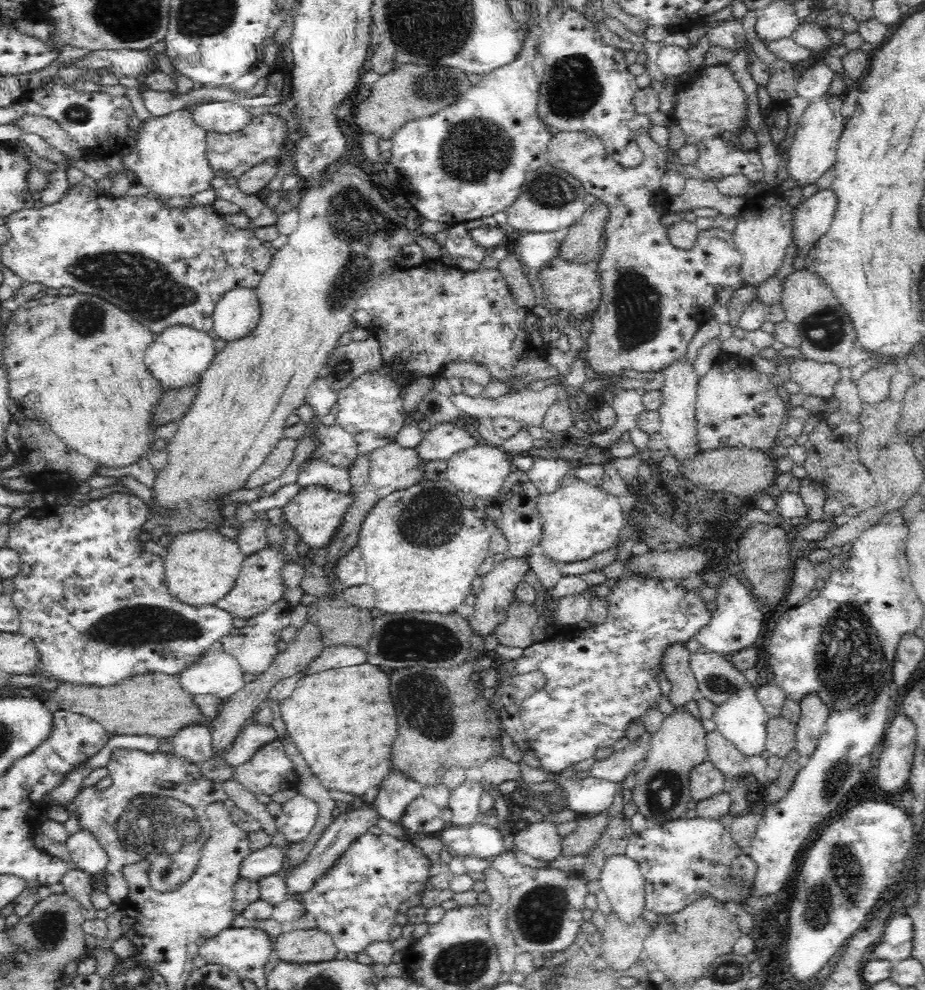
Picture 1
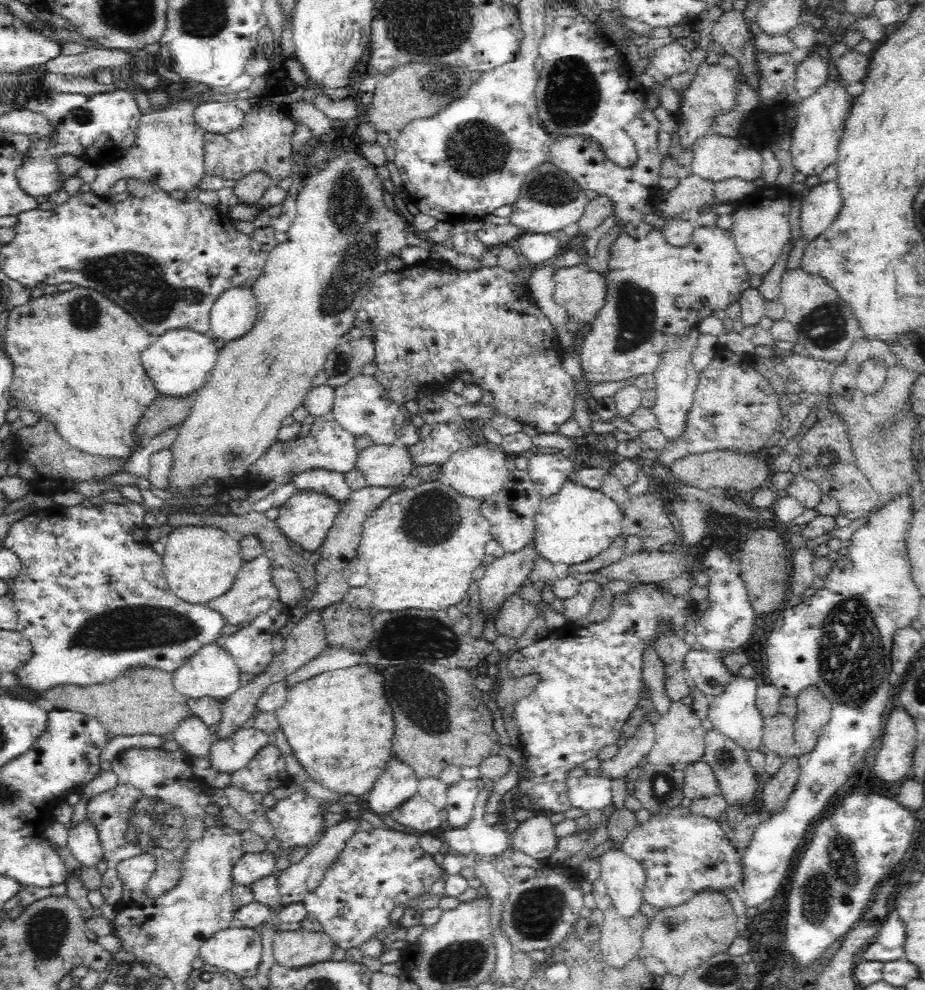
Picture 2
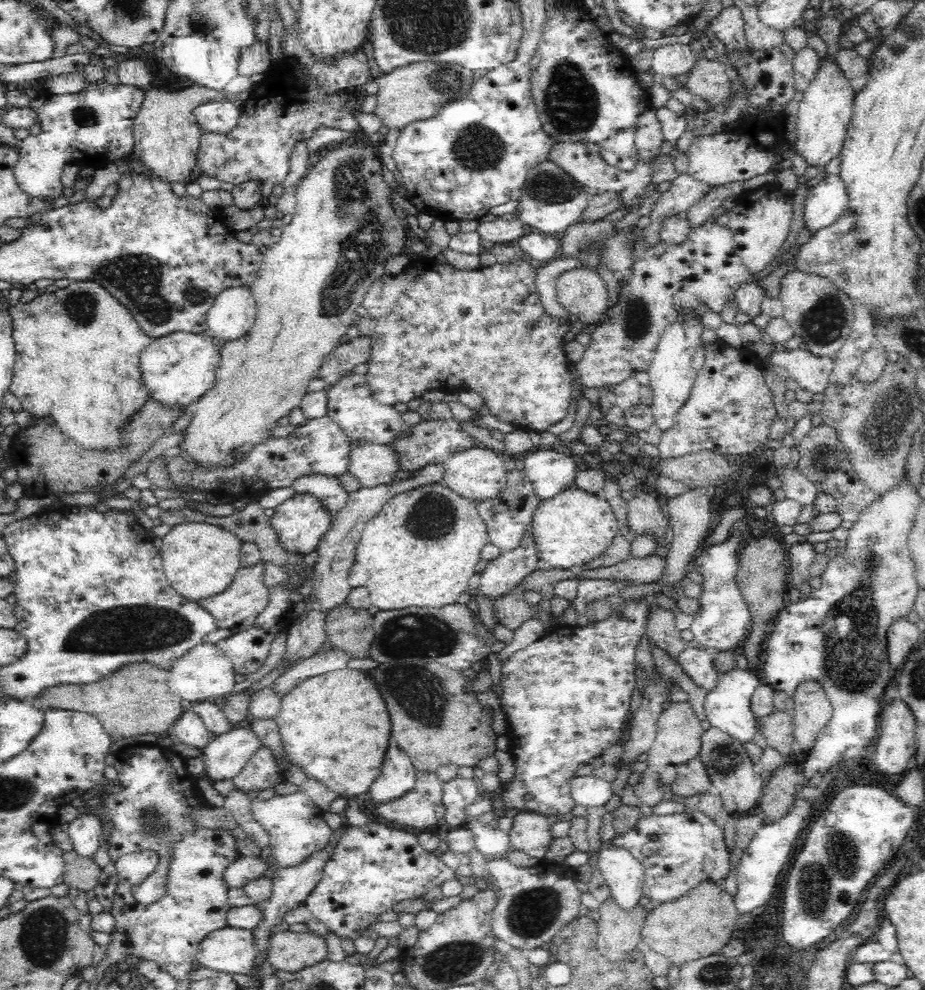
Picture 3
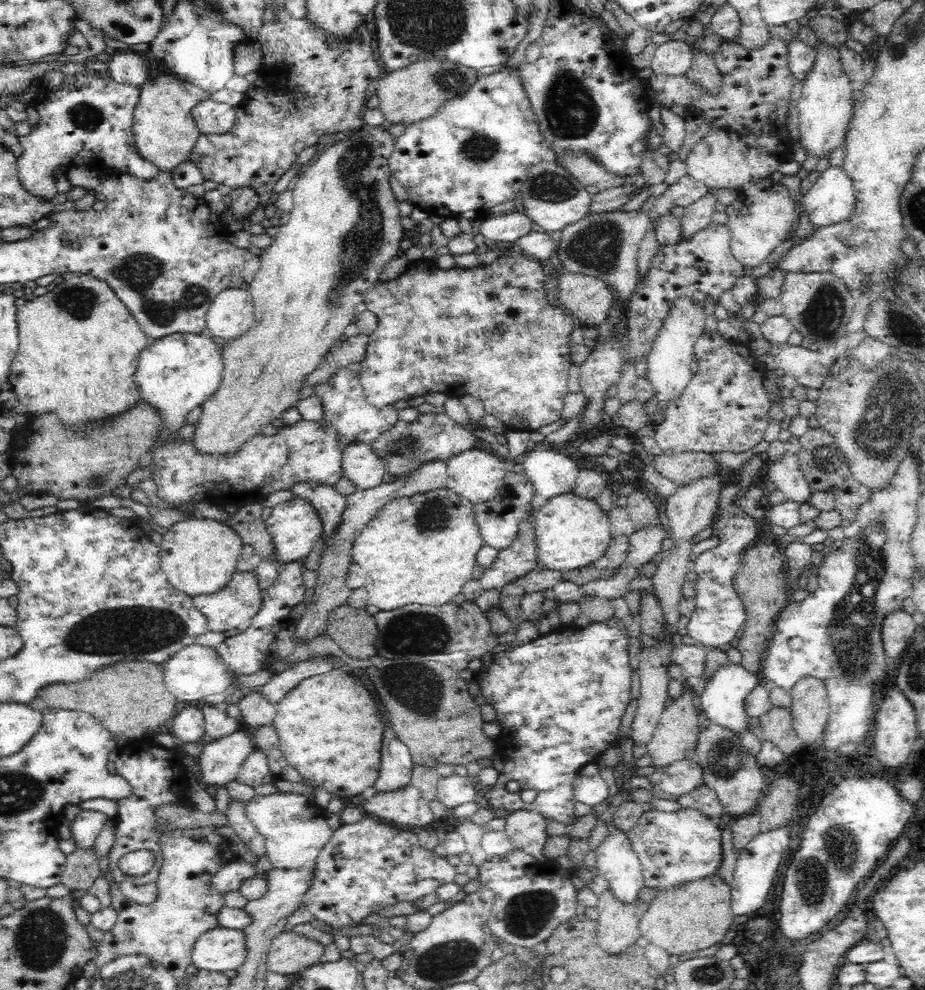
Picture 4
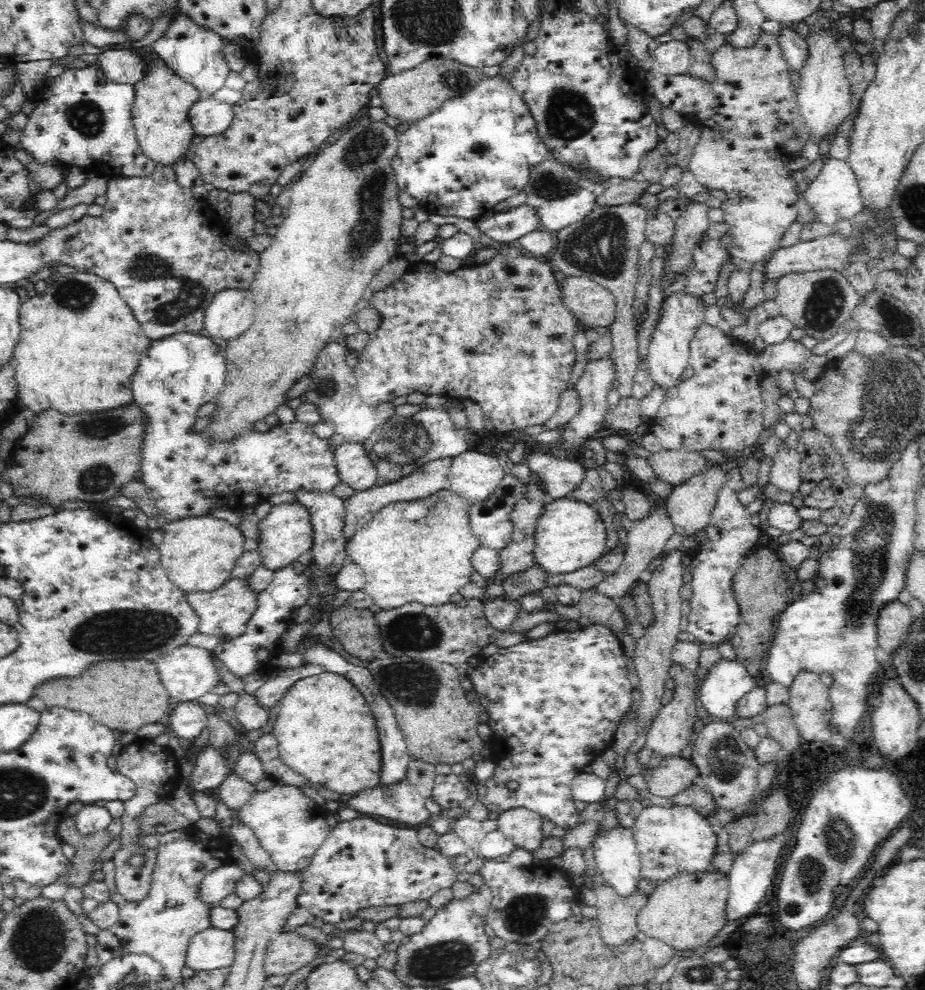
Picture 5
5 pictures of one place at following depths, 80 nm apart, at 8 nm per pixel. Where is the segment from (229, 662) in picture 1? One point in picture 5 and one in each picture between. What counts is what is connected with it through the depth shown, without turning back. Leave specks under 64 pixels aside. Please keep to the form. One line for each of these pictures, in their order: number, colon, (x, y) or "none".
2: (211, 672)
3: (204, 673)
4: (193, 673)
5: (188, 672)

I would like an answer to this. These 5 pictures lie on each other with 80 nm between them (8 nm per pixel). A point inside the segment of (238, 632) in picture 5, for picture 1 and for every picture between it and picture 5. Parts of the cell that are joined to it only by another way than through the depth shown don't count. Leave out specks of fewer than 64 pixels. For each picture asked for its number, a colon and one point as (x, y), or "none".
1: (260, 584)
2: (253, 592)
3: (236, 609)
4: (230, 611)

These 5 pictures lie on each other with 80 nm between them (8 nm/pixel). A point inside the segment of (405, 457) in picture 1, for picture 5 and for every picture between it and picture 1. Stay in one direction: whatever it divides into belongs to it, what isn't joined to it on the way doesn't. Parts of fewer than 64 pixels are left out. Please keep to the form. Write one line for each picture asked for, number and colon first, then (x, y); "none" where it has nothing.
2: (387, 466)
3: (373, 465)
4: (361, 464)
5: (355, 467)

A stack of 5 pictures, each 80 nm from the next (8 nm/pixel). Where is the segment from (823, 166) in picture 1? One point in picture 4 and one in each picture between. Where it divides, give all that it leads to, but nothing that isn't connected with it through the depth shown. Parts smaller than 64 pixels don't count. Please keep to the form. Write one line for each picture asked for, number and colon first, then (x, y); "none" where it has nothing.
2: (821, 120)
3: (825, 111)
4: (825, 109)

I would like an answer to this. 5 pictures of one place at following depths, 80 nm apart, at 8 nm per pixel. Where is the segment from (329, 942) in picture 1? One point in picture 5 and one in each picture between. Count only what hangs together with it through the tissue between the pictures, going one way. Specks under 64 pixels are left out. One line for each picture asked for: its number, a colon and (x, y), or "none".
2: (300, 948)
3: (289, 951)
4: (289, 953)
5: (287, 952)

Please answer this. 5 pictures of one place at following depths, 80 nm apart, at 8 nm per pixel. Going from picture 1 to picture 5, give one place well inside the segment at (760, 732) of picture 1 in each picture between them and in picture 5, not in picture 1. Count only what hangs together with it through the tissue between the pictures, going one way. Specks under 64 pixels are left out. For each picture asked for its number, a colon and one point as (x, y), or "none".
2: (734, 712)
3: (728, 705)
4: (723, 702)
5: (727, 682)

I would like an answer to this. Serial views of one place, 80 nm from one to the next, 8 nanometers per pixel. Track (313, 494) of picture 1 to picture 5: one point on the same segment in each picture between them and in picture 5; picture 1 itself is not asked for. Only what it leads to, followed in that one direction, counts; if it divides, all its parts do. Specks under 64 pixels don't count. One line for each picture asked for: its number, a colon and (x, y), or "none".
2: (306, 517)
3: (300, 521)
4: (295, 527)
5: (286, 533)

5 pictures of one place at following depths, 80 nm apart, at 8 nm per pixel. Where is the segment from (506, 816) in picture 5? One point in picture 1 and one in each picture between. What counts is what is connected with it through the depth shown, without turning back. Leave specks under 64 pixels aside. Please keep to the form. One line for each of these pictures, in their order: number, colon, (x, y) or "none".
1: (541, 840)
2: (535, 836)
3: (530, 833)
4: (526, 830)

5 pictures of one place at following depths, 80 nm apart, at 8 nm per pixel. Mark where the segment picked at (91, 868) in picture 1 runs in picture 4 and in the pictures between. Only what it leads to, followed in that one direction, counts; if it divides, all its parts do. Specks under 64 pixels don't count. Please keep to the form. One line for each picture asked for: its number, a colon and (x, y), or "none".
2: (83, 840)
3: (84, 832)
4: (85, 828)

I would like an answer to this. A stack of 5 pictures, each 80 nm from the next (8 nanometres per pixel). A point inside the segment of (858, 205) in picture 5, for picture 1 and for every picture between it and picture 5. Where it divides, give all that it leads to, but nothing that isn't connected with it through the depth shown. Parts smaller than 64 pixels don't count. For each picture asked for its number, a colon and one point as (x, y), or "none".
1: (812, 219)
2: (819, 208)
3: (825, 202)
4: (830, 200)

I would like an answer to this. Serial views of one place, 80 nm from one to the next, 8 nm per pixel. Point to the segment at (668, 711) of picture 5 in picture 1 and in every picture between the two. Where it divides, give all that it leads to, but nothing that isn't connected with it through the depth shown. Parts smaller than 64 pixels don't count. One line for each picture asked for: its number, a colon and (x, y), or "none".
1: (662, 791)
2: (679, 741)
3: (678, 739)
4: (676, 735)

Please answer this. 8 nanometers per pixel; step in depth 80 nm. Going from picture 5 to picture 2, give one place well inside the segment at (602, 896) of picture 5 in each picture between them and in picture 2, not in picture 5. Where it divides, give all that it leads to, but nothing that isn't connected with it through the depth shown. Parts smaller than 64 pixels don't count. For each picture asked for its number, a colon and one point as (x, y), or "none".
2: (620, 938)
3: (618, 931)
4: (617, 924)

